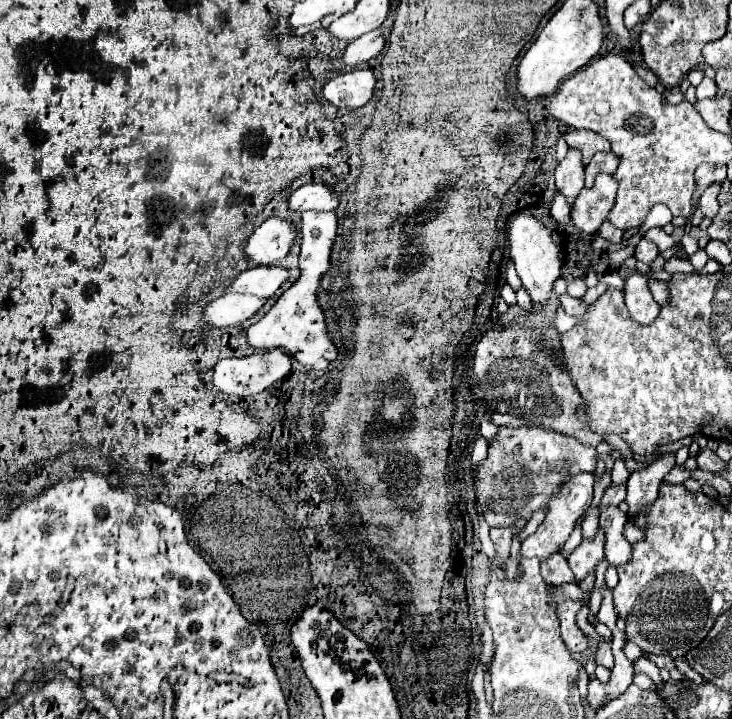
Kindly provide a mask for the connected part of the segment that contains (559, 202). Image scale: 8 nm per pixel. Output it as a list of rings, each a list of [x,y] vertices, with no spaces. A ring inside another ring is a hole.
[[[557,190],[555,198],[553,198],[553,208],[551,208],[551,216],[563,226],[569,222],[569,206],[567,206],[567,198]]]

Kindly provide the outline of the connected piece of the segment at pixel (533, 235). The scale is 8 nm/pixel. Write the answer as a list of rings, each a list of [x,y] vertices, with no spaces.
[[[519,210],[511,214],[507,220],[505,232],[507,232],[507,242],[509,242],[509,256],[515,262],[515,270],[523,286],[527,288],[531,300],[539,306],[553,296],[553,290],[551,290],[553,282],[561,276],[561,260],[559,260],[561,248],[555,244],[551,230],[527,210]]]

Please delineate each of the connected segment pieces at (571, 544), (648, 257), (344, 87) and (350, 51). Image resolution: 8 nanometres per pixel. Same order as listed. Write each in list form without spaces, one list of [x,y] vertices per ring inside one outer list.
[[[575,526],[570,537],[563,544],[560,554],[563,557],[568,558],[569,555],[573,552],[573,550],[580,545],[581,541],[582,541],[581,527]]]
[[[641,238],[641,242],[635,248],[635,258],[641,260],[641,262],[645,262],[645,264],[651,264],[657,258],[657,254],[659,254],[657,246],[653,242],[645,240],[645,238]]]
[[[351,70],[327,80],[321,96],[337,108],[361,108],[373,96],[375,76],[371,70]]]
[[[381,30],[367,32],[365,36],[359,36],[353,42],[349,42],[349,46],[343,50],[343,62],[349,66],[367,62],[369,58],[377,56],[383,50],[383,44],[385,44],[385,40],[383,40]]]

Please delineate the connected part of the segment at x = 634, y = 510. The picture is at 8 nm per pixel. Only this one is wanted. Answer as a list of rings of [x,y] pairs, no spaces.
[[[661,454],[653,460],[645,470],[637,470],[627,480],[627,506],[629,506],[629,522],[635,522],[635,516],[645,512],[659,494],[659,486],[665,474],[675,466],[673,454]]]

